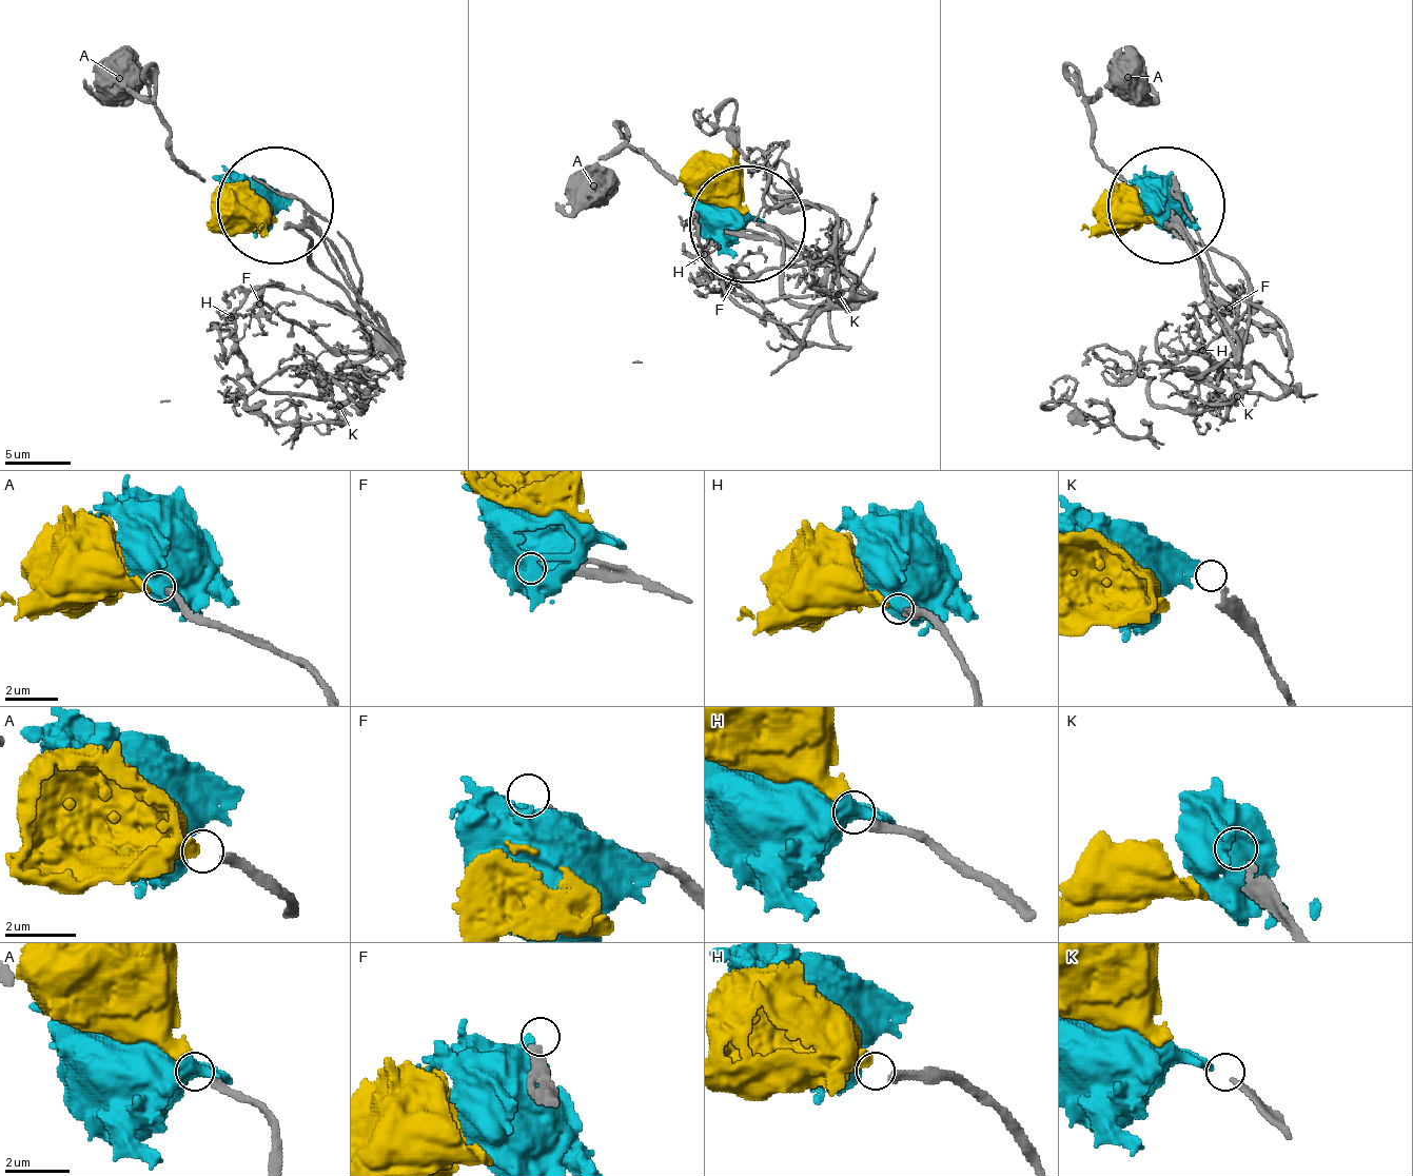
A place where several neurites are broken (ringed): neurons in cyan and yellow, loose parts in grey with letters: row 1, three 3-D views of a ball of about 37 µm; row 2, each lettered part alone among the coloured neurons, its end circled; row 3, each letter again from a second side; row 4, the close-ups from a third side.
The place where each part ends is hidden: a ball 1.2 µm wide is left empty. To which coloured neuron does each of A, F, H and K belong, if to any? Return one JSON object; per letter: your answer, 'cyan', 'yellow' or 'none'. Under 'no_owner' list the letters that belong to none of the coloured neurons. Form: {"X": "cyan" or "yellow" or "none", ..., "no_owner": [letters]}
{"A": "none", "F": "none", "H": "yellow", "K": "cyan", "no_owner": ["A", "F"]}

